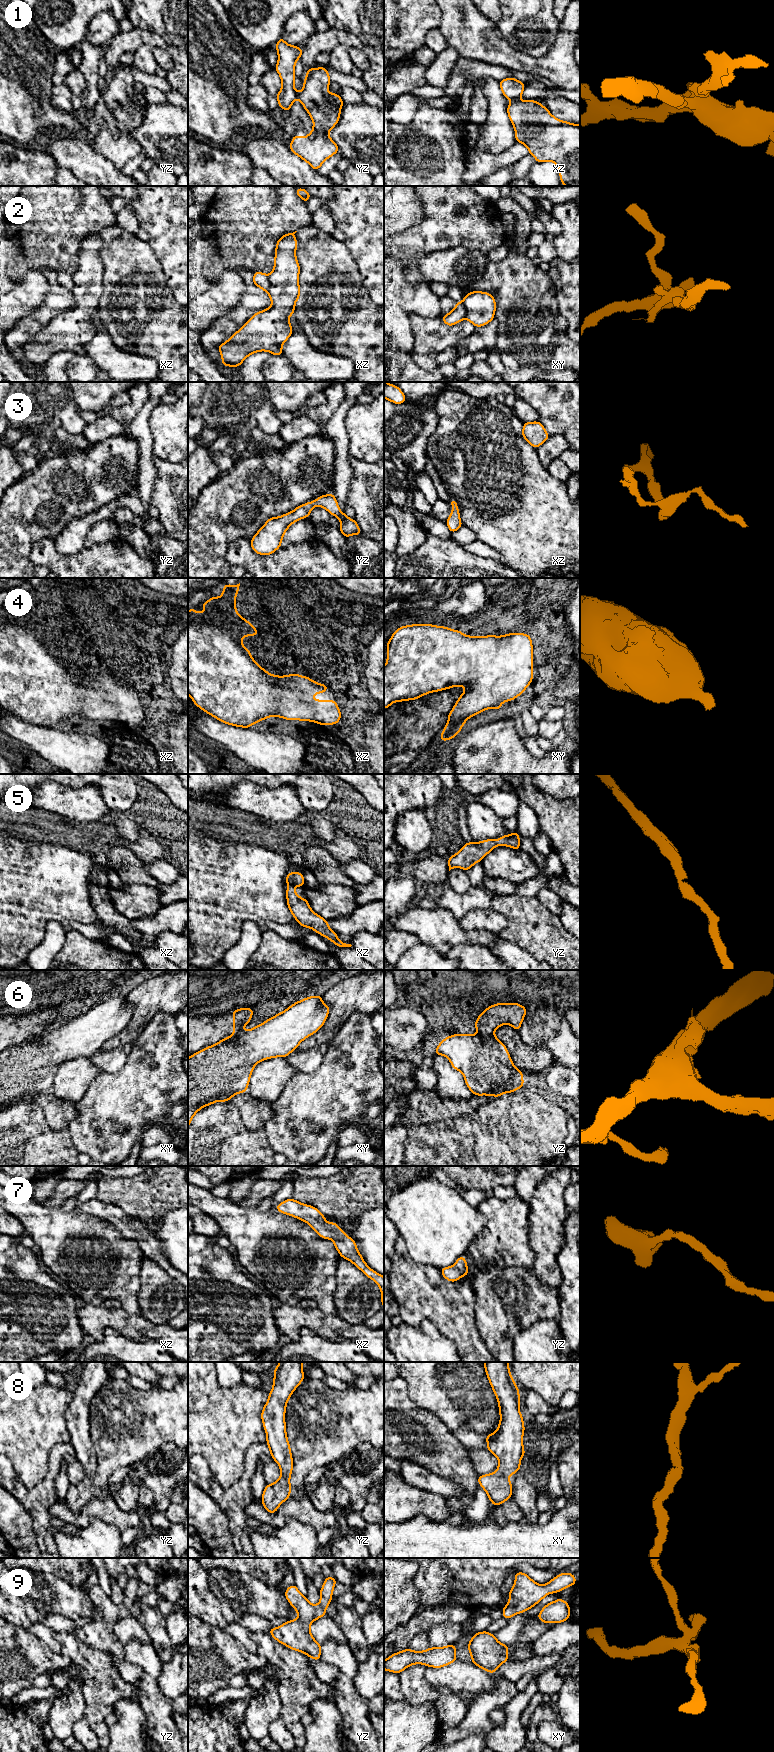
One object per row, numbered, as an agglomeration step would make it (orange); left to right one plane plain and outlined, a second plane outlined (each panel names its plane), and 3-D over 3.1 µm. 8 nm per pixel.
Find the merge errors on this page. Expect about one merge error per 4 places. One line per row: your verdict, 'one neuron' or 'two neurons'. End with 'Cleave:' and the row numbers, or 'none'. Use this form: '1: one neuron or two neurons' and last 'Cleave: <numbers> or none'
1: two neurons
2: two neurons
3: one neuron
4: one neuron
5: one neuron
6: two neurons
7: one neuron
8: one neuron
9: one neuron
Cleave: 1, 2, 6

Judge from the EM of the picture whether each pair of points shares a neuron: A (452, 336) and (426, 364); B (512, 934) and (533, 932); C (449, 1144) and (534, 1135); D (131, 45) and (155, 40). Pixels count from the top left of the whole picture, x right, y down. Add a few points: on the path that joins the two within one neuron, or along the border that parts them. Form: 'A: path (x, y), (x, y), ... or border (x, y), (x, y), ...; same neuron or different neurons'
A: path (443, 337), (425, 355); same neuron
B: path (517, 932), (528, 932); same neuron
C: path (470, 1140), (513, 1139); same neuron
D: path (137, 40), (149, 40); same neuron

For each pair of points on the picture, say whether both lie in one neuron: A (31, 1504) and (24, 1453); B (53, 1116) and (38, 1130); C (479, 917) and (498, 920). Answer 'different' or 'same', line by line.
A: different
B: different
C: same

